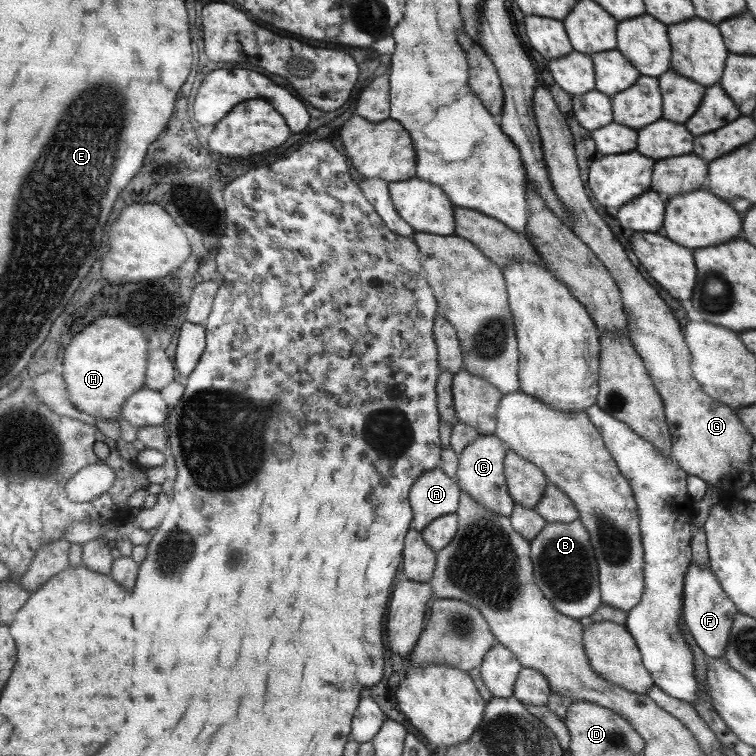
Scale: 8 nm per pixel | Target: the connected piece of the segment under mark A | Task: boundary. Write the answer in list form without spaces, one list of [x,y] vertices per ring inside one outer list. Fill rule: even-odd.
[[[433,468],[419,476],[411,490],[415,520],[412,530],[423,532],[440,516],[452,515],[459,510],[461,492],[457,481],[442,468]]]

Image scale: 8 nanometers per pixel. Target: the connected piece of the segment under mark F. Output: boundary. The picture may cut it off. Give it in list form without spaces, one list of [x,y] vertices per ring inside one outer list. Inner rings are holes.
[[[698,564],[688,567],[683,588],[682,614],[689,632],[707,658],[724,659],[731,638],[731,628],[734,626],[735,616],[739,613],[738,606],[724,592],[718,578],[710,568],[702,568]]]

